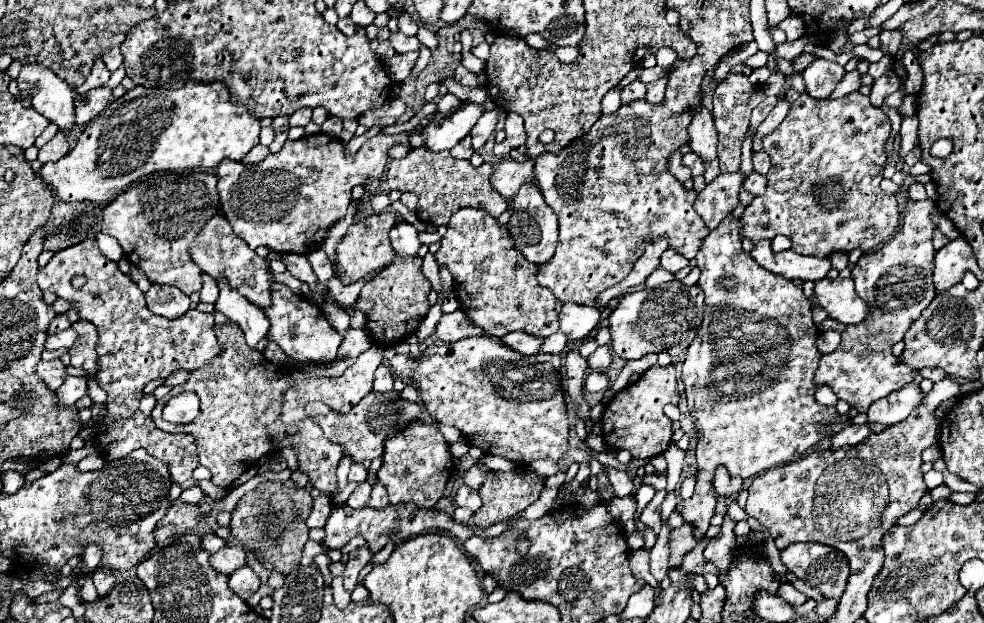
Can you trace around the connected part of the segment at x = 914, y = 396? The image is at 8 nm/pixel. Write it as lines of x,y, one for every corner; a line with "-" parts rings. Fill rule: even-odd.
911,382
907,386
903,386
901,390
897,392
891,392
889,396
881,398
881,400
875,400
867,412
869,416
869,422
881,422
885,426
893,426
897,422
903,422
909,412
913,408
917,408
917,404
921,402
921,388

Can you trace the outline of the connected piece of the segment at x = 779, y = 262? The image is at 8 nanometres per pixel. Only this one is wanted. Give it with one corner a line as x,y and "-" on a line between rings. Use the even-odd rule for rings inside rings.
761,240
753,244
751,250
753,260
767,268
769,272
781,274
787,280
799,278
799,280
821,280
827,276
831,270
831,260
829,258
815,258
815,256
801,256
795,254
793,250
787,252
773,252
771,250
771,240

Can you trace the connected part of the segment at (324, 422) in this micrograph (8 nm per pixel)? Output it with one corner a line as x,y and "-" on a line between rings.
371,392
367,394
349,414
340,414
331,410
320,401
310,402
305,407
306,415
323,428
325,436
343,446
345,456
351,456
355,462
373,460
383,454
383,442
395,436
403,426
421,418
421,406
417,402
405,402
397,392

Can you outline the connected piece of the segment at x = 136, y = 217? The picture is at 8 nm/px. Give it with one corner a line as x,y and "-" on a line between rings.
157,172
147,176
127,192
121,192
103,210
103,232
117,238
125,256
131,264
141,268
153,284
177,286
183,294
193,294
201,290
201,268
191,260
187,246
205,226
209,216
219,214
221,204
217,196
217,176
211,172

